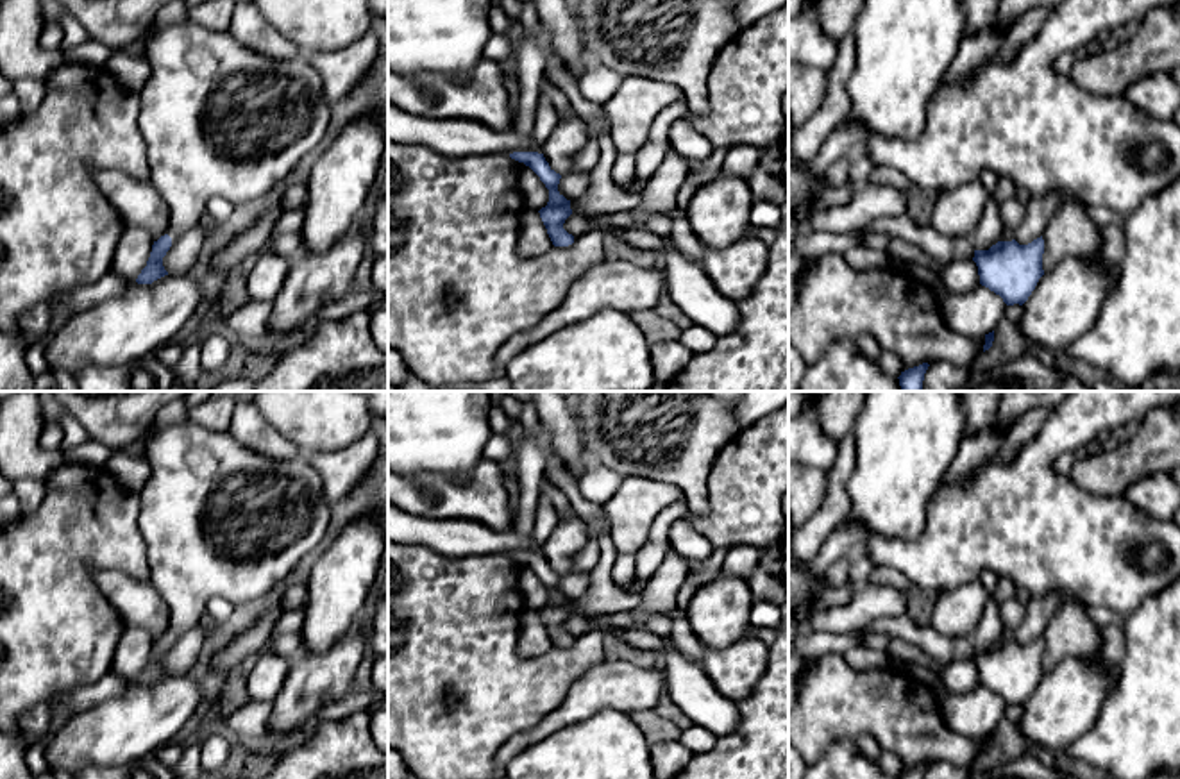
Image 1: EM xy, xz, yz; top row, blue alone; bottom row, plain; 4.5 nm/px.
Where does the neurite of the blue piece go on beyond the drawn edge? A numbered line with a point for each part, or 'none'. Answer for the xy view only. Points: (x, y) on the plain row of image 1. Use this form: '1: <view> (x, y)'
1: xy (220, 520)

